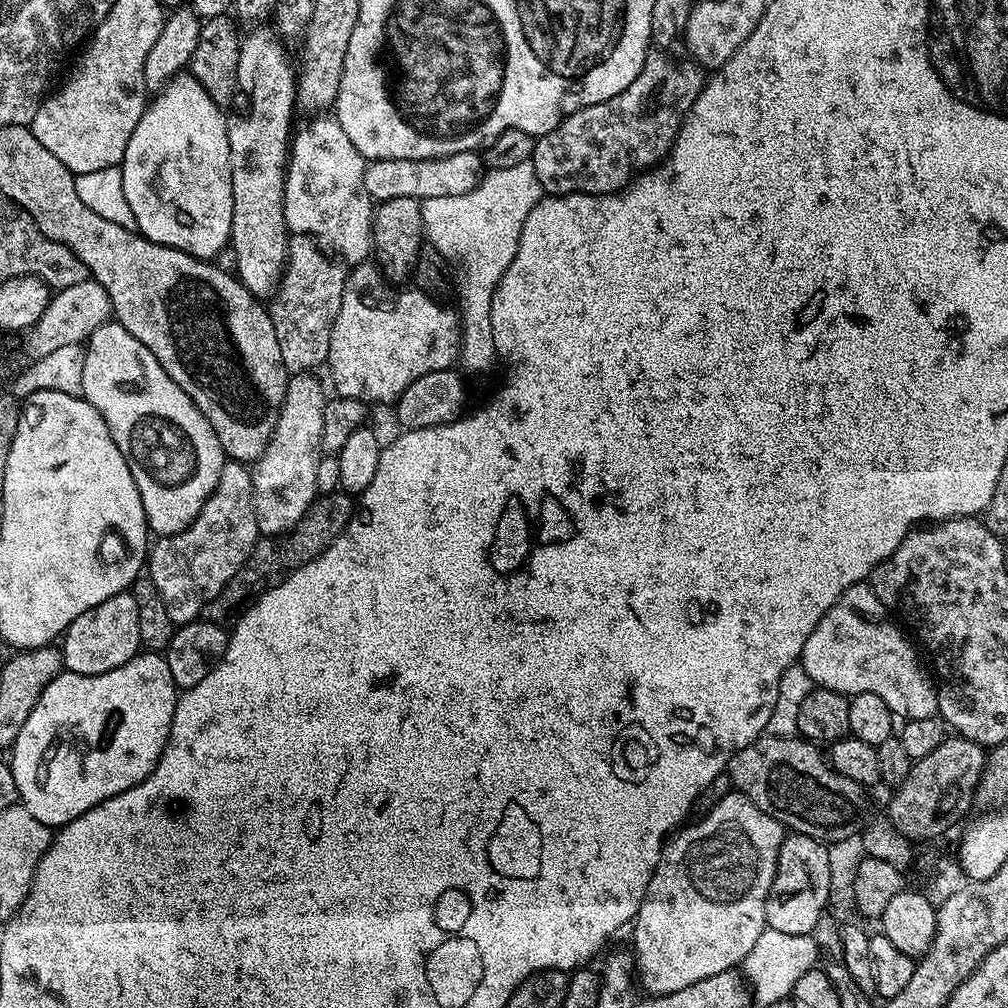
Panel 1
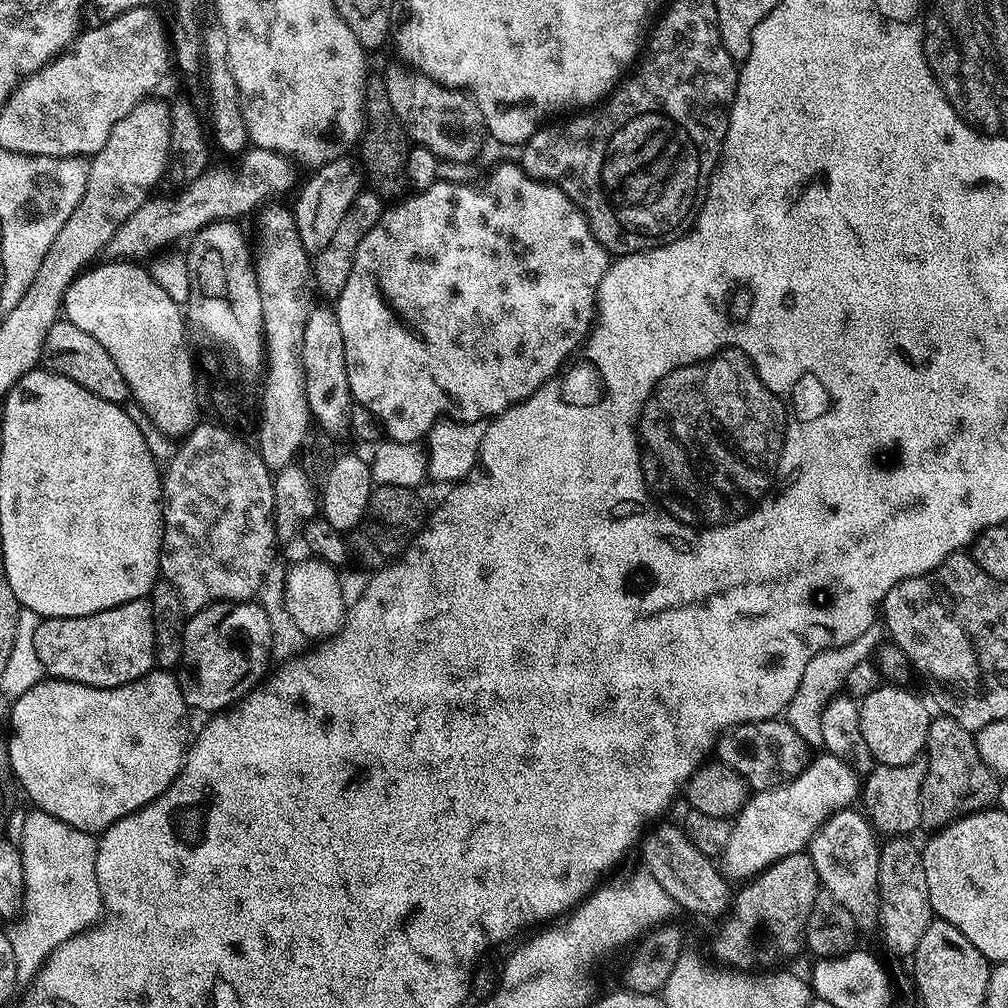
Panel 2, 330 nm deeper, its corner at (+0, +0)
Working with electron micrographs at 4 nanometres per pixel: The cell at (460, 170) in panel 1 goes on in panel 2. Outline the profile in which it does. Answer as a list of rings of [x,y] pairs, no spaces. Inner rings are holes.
[[[352,158],[332,160],[315,169],[309,176],[312,177],[305,182],[300,197],[294,203],[294,215],[302,246],[309,254],[315,254],[324,249],[330,238],[334,238],[334,230],[338,230],[342,218],[346,218],[346,210],[350,210],[354,198],[362,190],[362,176],[358,171],[357,161]]]

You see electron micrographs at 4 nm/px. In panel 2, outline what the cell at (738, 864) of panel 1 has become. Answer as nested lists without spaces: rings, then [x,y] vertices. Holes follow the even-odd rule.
[[[827,754],[809,759],[806,770],[789,784],[749,795],[744,809],[734,817],[732,837],[722,853],[724,876],[732,882],[747,882],[783,856],[805,851],[820,827],[834,813],[845,811],[855,796],[857,799],[857,773],[844,760]]]

